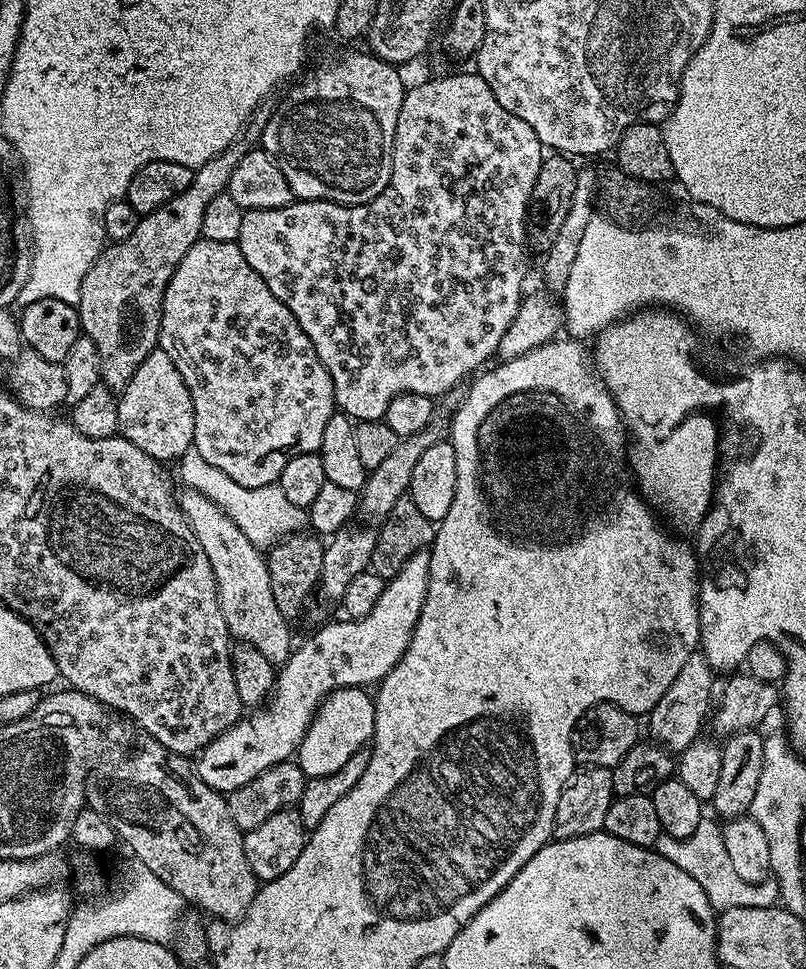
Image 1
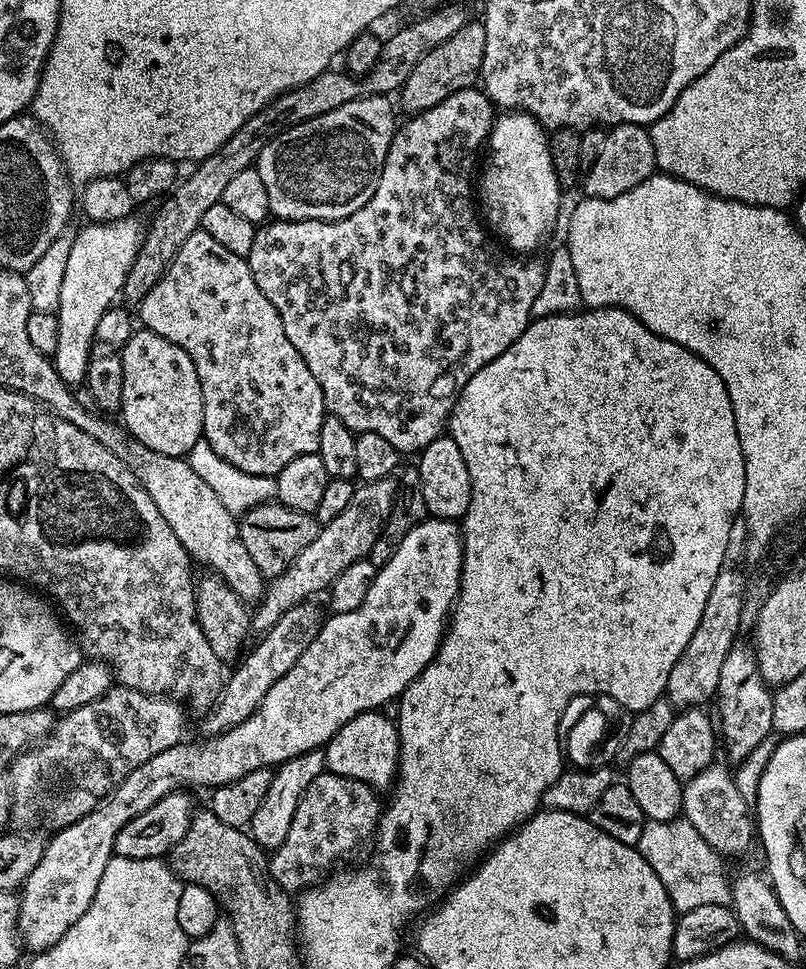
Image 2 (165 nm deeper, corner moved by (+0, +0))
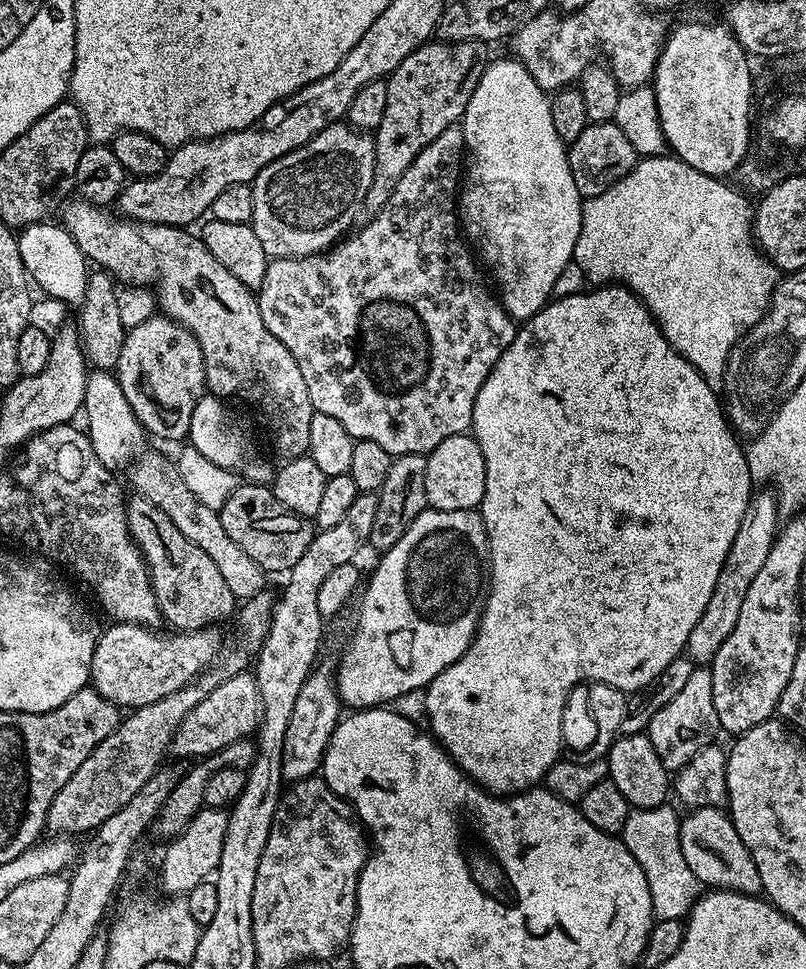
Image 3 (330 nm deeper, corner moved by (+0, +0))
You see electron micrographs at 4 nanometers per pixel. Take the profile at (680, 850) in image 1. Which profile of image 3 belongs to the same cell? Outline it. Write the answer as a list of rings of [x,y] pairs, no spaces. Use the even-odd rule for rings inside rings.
[[[671,803],[657,808],[632,808],[626,818],[622,839],[626,850],[634,854],[634,862],[642,866],[646,874],[646,886],[650,886],[652,915],[656,920],[683,921],[702,895],[702,885],[686,864],[679,841],[681,813],[671,808]]]

